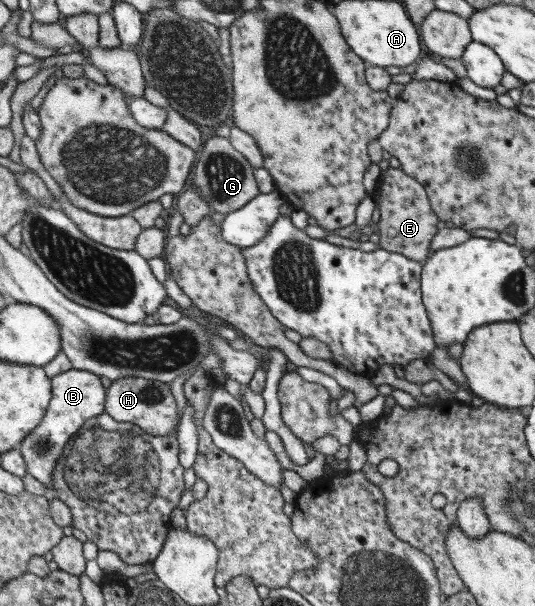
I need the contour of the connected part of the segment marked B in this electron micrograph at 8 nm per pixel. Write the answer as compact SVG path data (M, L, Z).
M71 368L52 377L51 383L52 398L44 419L19 445L28 473L43 483L46 489L45 497L49 501L56 498L52 475L63 449L88 419L104 413L106 404L106 388L100 377L94 373Z

